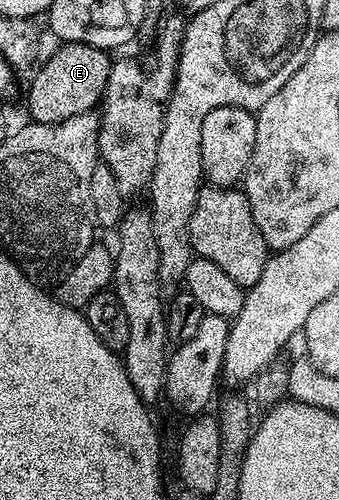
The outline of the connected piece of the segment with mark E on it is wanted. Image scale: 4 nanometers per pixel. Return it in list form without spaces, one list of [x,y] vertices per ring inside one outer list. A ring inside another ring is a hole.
[[[64,43],[49,61],[43,62],[28,89],[28,113],[37,125],[57,125],[74,115],[91,113],[104,100],[114,61],[109,50],[84,43]]]

